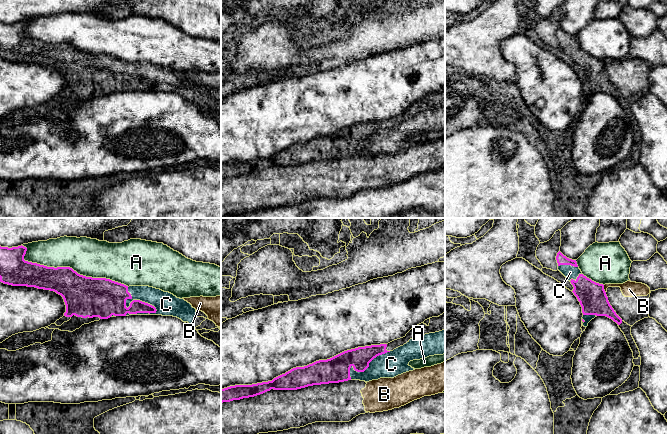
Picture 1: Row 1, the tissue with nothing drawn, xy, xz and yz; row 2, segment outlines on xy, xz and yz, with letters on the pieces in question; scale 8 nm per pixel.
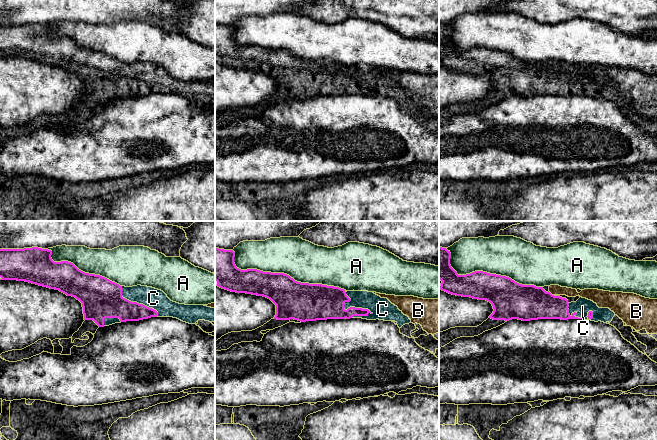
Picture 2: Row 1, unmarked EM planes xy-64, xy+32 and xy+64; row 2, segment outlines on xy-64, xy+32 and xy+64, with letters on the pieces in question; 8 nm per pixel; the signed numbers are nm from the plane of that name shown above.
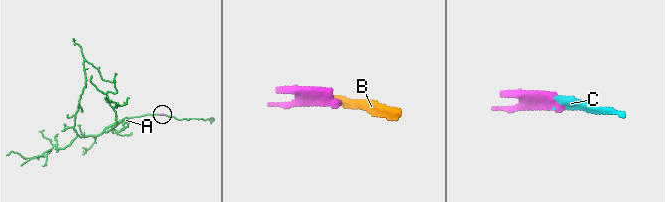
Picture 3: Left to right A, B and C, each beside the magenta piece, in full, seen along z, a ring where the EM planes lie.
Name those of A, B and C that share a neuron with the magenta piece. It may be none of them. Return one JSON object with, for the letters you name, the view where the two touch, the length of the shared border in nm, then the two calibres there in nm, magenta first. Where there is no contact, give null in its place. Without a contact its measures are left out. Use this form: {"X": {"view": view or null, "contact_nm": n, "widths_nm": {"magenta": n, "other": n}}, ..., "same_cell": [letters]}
{"C": {"view": "xy", "contact_nm": 320, "widths_nm": {"magenta": 280, "other": 190}}, "same_cell": ["C"]}

